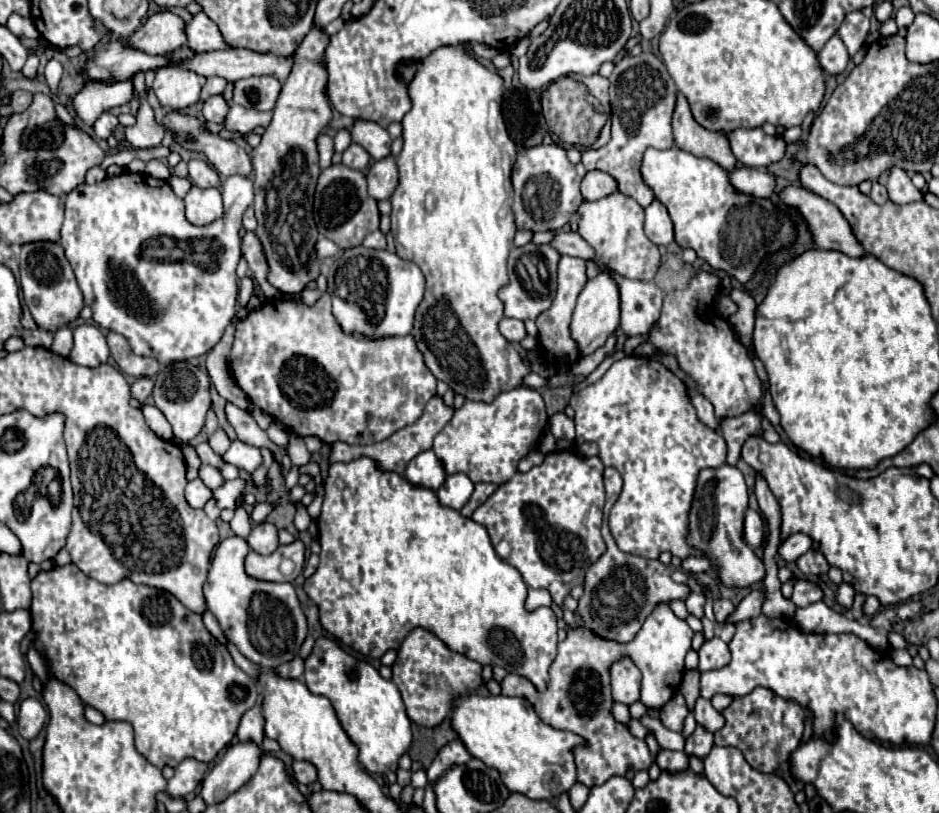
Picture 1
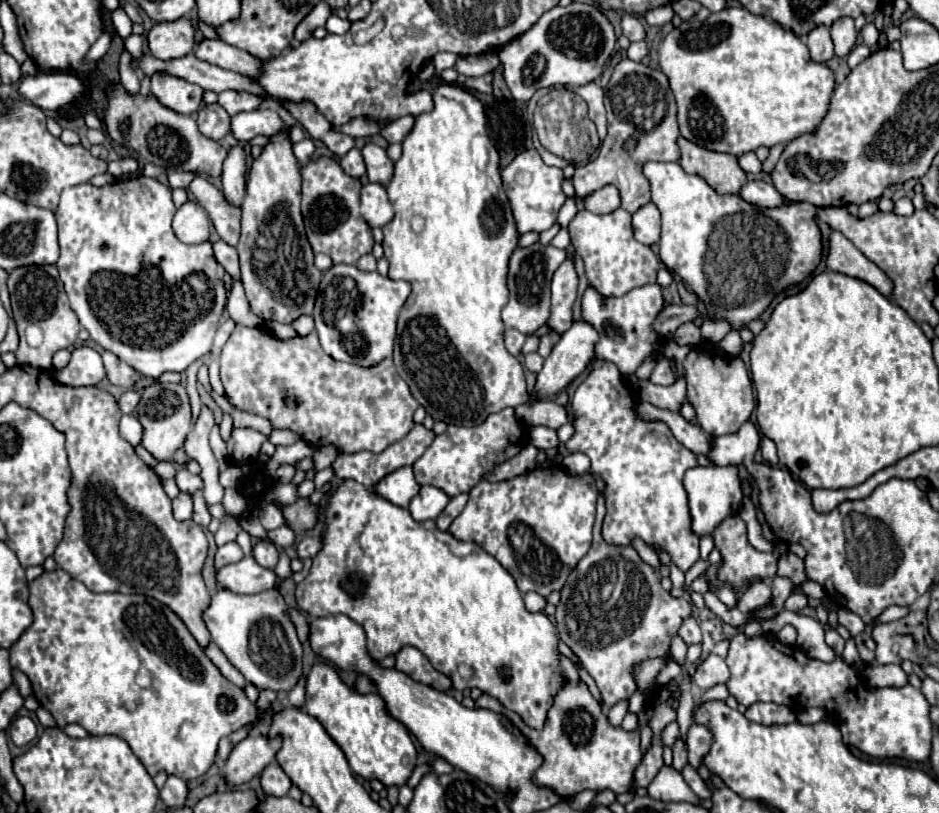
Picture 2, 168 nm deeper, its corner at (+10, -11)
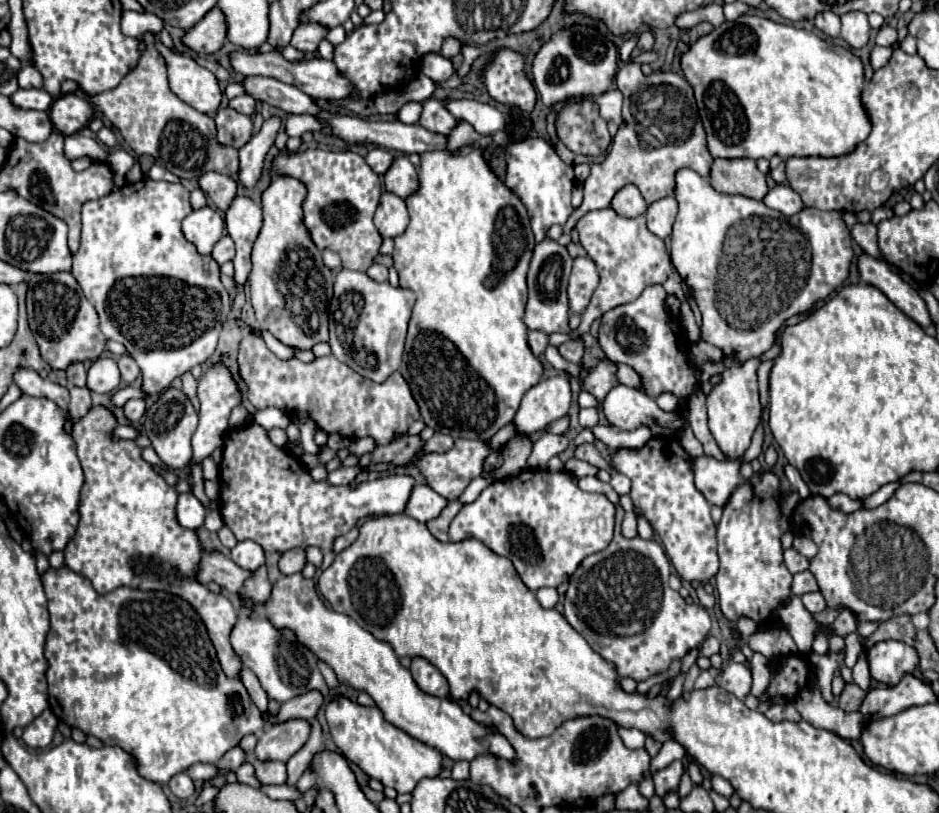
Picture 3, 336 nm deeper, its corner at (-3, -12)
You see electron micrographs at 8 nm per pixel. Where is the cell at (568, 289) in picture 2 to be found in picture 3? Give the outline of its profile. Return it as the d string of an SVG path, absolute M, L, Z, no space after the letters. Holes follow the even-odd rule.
M576 257L574 259L574 269L570 275L570 285L568 285L568 299L570 299L570 309L578 315L586 311L586 305L590 303L590 297L598 285L598 271L592 259L588 257Z

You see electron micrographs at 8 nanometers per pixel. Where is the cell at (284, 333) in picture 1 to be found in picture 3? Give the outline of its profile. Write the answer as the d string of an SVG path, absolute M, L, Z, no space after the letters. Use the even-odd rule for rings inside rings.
M250 331L240 341L238 371L248 387L246 397L256 409L278 407L288 413L306 413L328 435L338 433L346 439L372 437L376 445L388 445L396 435L406 435L410 425L420 419L418 403L398 371L378 385L354 373L334 355L316 357L312 363L298 361L296 357L282 361L264 345L258 331Z

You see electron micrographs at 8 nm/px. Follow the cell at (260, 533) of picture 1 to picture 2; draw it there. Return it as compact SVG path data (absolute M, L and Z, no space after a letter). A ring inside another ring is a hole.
M259 540L259 544L253 548L253 556L257 560L257 564L261 564L263 568L275 568L277 560L279 560L279 550L273 542L267 540Z

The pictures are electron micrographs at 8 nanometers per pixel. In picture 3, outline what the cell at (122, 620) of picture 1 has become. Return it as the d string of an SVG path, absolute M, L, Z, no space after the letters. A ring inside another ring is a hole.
M66 565L62 569L48 569L42 575L42 583L52 625L44 649L48 661L46 681L50 709L66 725L96 735L104 745L118 745L128 751L138 759L140 775L150 781L168 783L170 777L196 763L218 763L244 735L290 719L312 721L322 707L322 693L310 691L282 703L278 717L270 711L262 717L260 709L252 705L244 683L222 673L198 613L176 595L130 587L118 587L116 591L100 595L86 577Z

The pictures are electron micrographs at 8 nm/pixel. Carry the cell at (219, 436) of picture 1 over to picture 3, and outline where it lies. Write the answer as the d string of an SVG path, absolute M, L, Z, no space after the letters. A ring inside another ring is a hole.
M214 365L212 369L208 369L200 381L198 381L198 399L200 399L200 423L198 423L198 429L192 437L192 447L194 447L194 455L192 455L192 461L200 461L204 457L208 457L216 447L220 447L224 443L224 433L228 431L228 417L230 417L230 411L240 405L240 391L234 383L234 379L230 377L228 369L226 367L220 367L220 365Z

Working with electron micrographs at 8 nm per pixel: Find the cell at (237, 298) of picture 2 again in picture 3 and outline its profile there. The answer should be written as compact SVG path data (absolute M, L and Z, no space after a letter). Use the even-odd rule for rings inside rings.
M238 195L230 203L226 211L226 227L228 235L236 243L236 257L234 257L234 269L236 269L236 283L244 285L248 281L252 263L250 263L250 251L258 237L258 231L262 227L262 207L254 203L250 197Z

